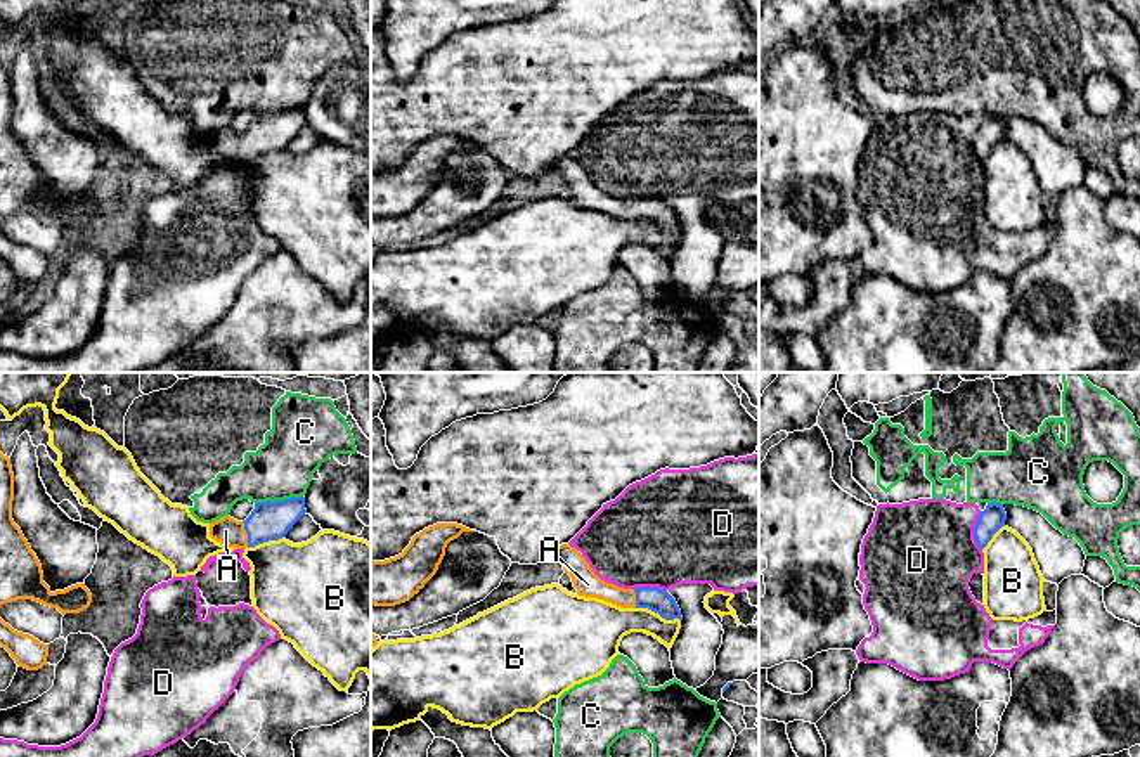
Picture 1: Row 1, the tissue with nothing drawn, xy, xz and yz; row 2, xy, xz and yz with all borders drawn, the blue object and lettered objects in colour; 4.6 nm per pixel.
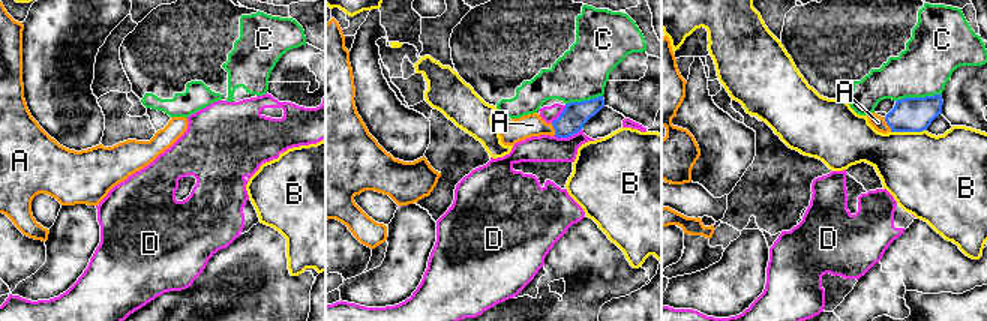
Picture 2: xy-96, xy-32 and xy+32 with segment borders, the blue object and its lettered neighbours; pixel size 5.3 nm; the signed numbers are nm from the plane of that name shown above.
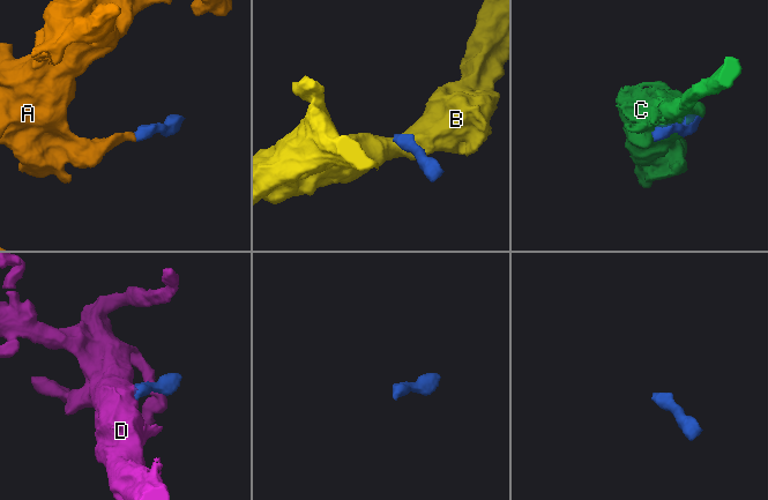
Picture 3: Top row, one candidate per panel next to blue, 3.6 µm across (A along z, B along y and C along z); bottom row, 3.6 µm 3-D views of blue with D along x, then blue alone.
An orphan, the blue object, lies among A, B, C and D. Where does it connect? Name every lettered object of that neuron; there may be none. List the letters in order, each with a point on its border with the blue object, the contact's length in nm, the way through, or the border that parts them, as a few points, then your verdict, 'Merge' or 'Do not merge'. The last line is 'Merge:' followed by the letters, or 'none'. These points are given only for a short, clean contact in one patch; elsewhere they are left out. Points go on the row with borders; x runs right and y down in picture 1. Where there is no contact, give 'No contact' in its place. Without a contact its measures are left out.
A: Touches blue at xy (246, 532). Shared border 120 nm. Path across: xy (269, 520), (246, 532), (226, 530). Merge
B: Touches blue at xz (659, 614). Shared border 220 nm. Boundary: xz (636, 607), (647, 607), (666, 619), (680, 621). Do not merge
C: Touches blue at xy (278, 501). Shared border 220 nm. Do not merge
D: Touches blue at yz (974, 530). Shared border 180 nm. Boundary: yz (979, 511), (974, 541), (981, 549). Do not merge
Merge: A

